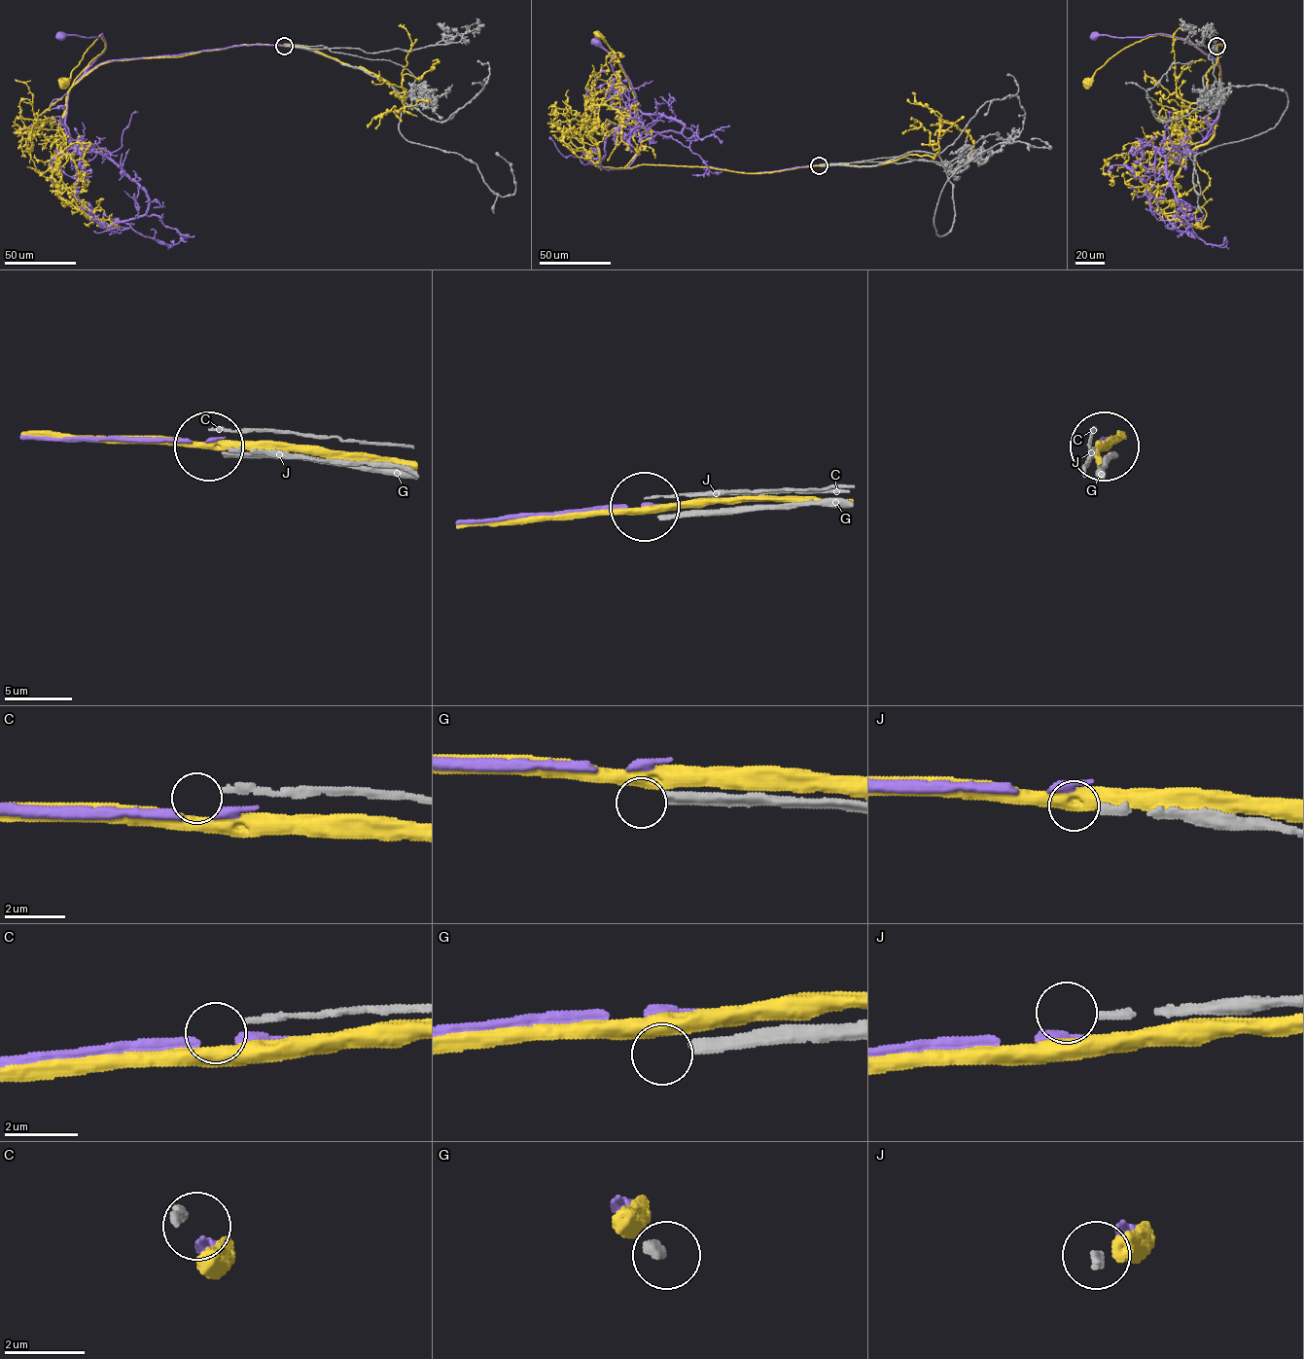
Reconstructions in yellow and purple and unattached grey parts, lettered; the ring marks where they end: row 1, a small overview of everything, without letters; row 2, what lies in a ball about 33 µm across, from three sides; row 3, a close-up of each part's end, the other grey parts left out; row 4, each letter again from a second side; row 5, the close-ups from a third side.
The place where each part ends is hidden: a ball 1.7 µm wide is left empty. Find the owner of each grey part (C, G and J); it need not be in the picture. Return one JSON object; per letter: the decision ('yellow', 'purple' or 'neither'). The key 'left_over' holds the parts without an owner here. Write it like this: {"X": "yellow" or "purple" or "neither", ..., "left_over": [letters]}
{"C": "neither", "G": "neither", "J": "neither", "left_over": ["C", "G", "J"]}

